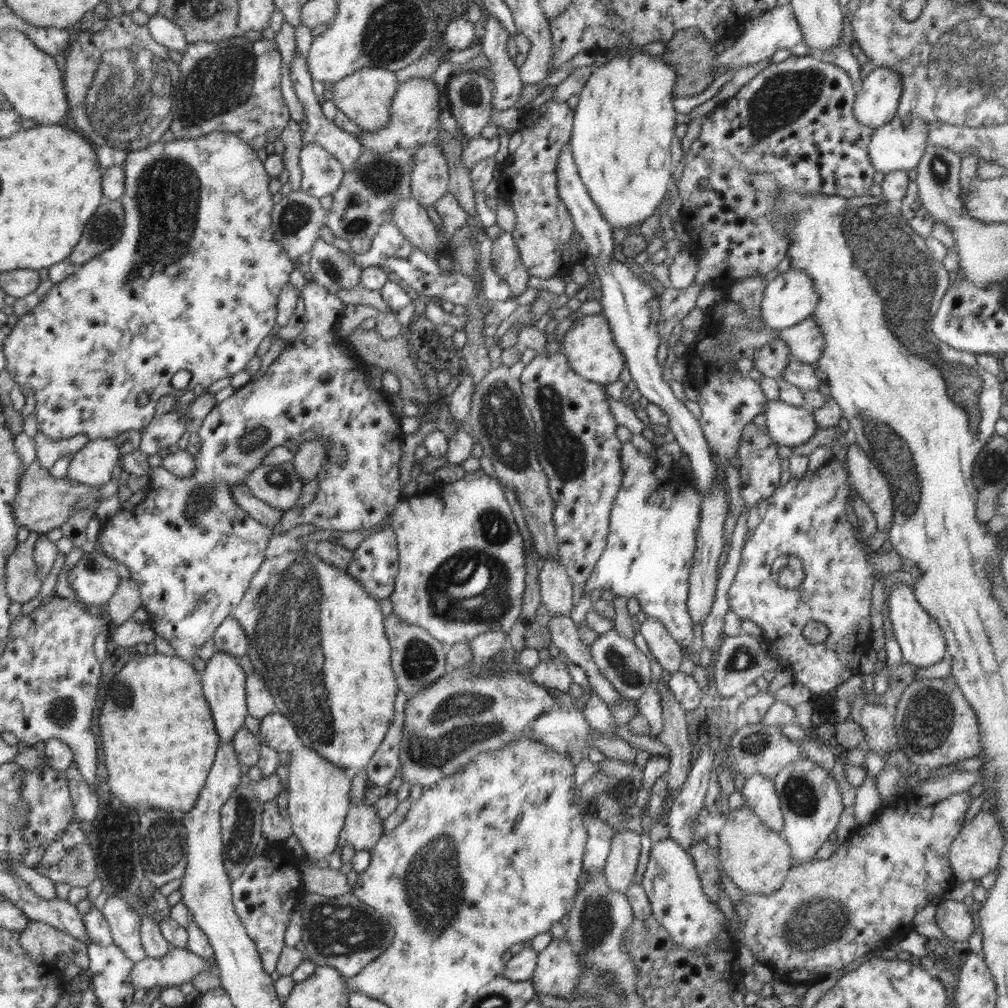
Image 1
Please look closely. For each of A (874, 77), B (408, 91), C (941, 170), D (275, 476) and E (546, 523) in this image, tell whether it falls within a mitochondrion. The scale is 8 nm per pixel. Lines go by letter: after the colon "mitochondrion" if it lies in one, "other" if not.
A: other
B: other
C: mitochondrion
D: mitochondrion
E: other

